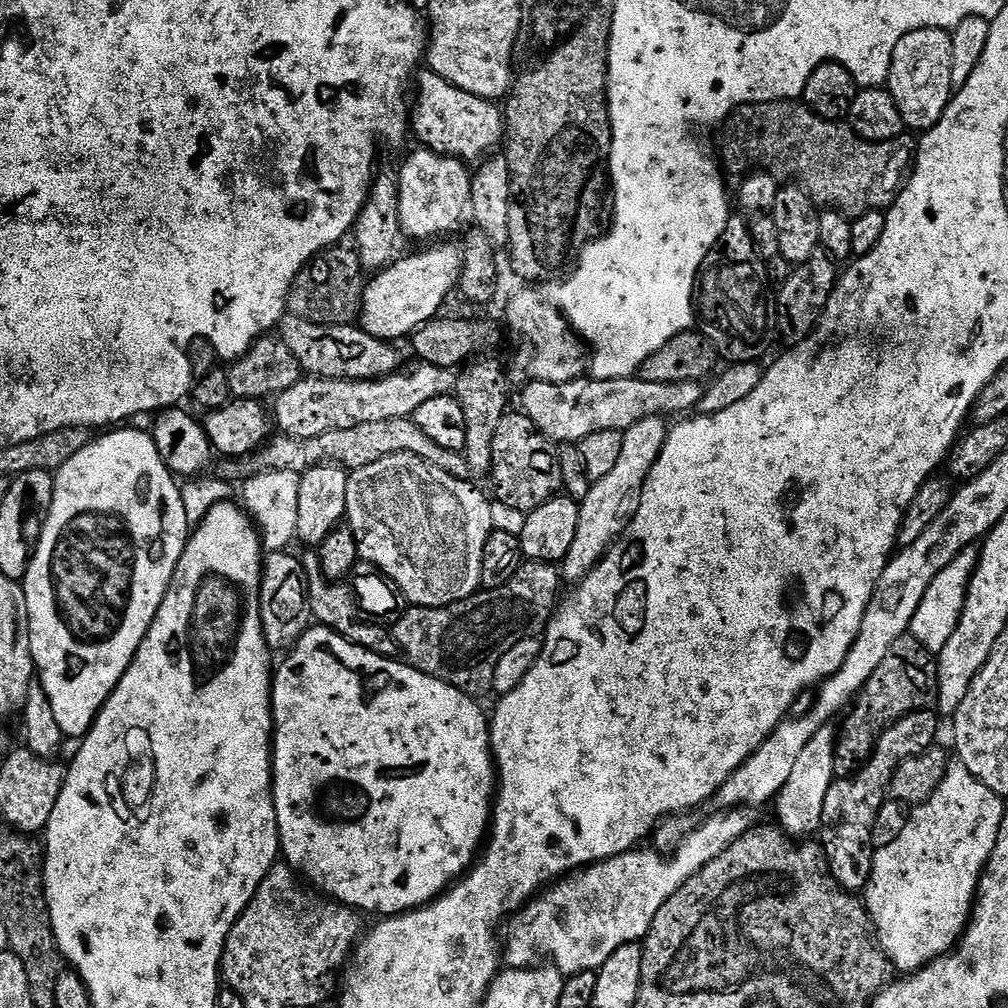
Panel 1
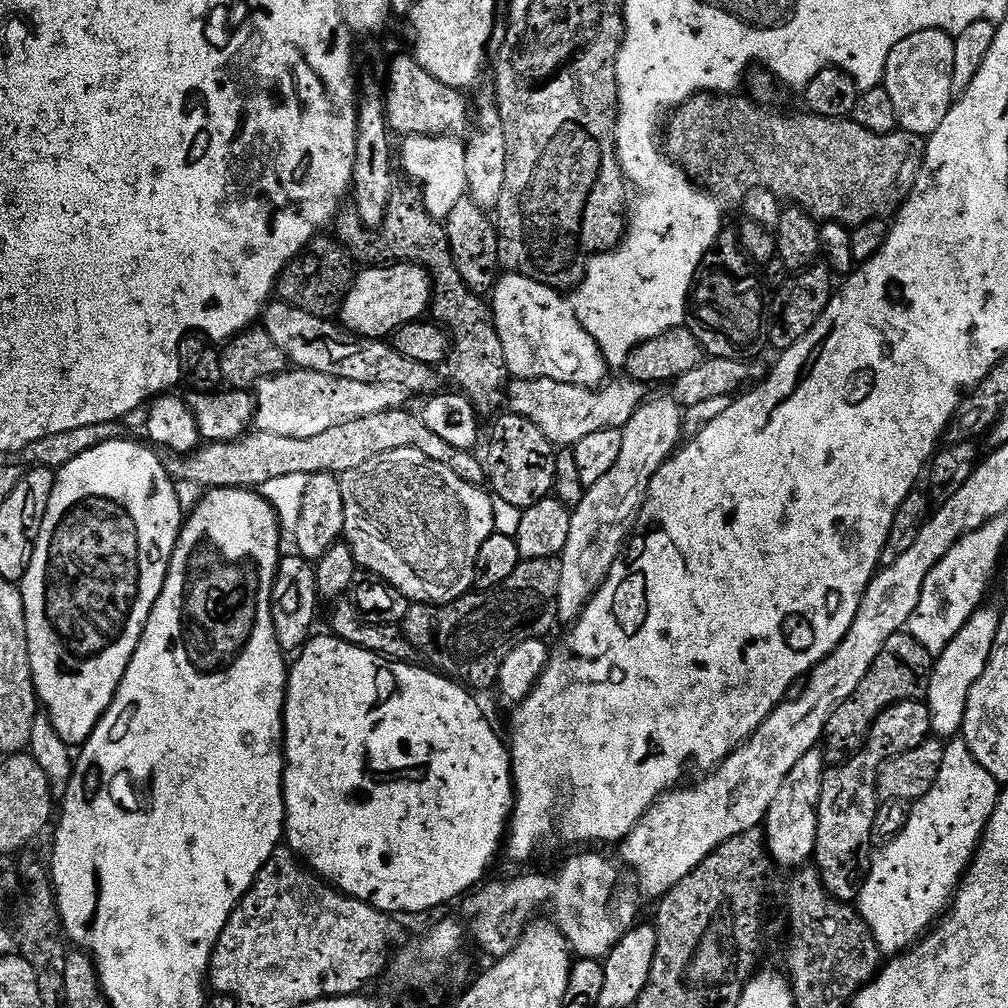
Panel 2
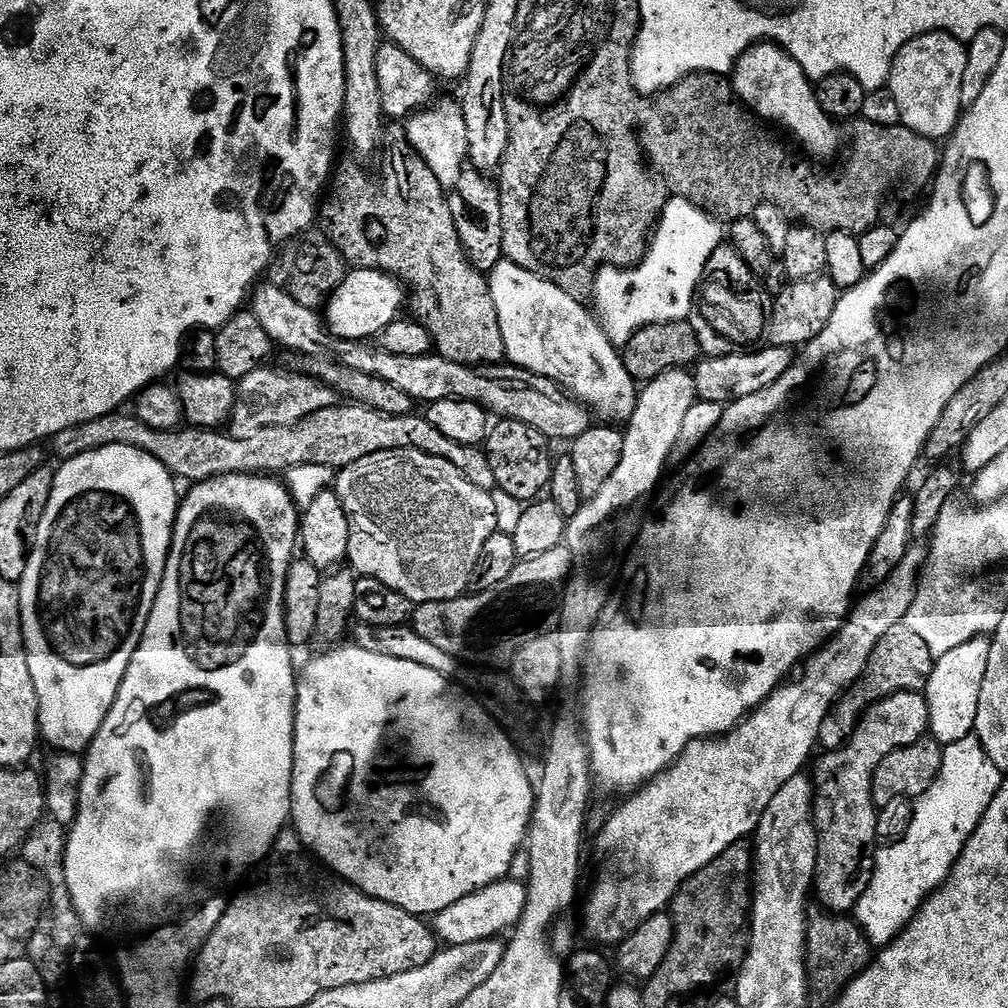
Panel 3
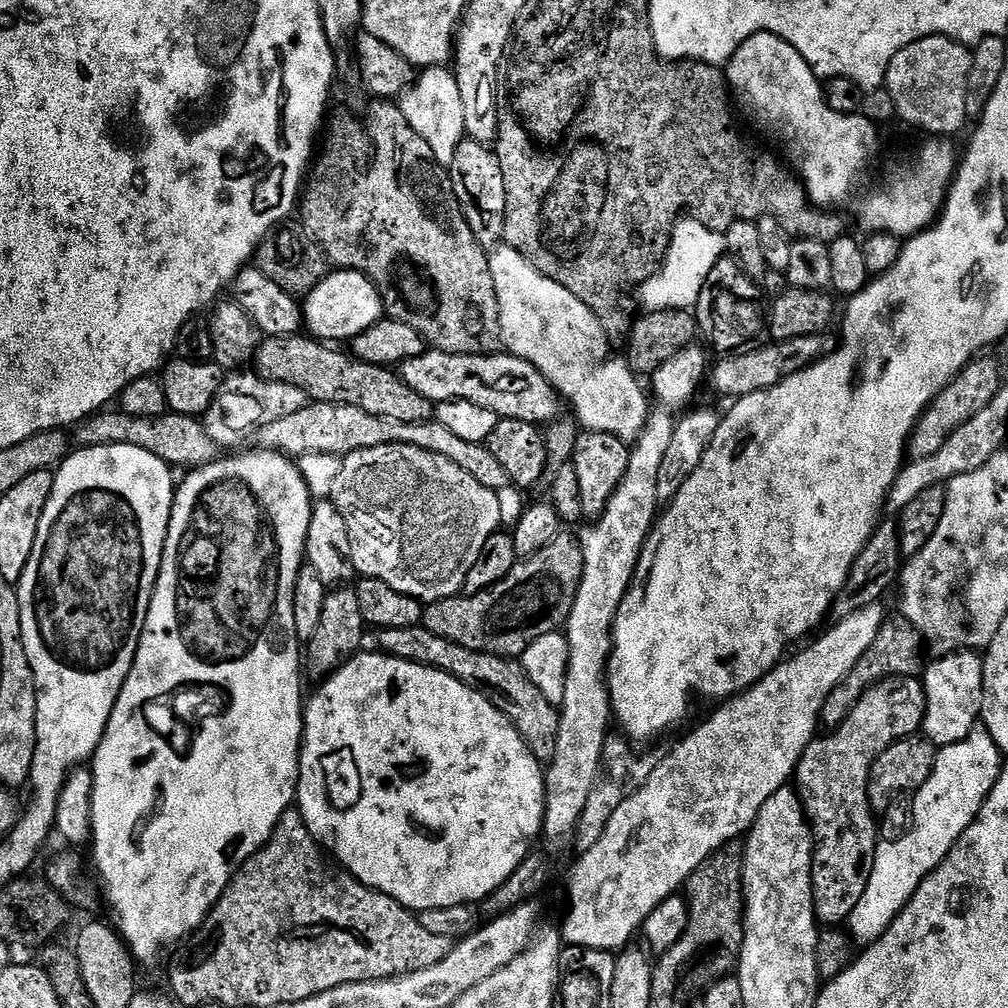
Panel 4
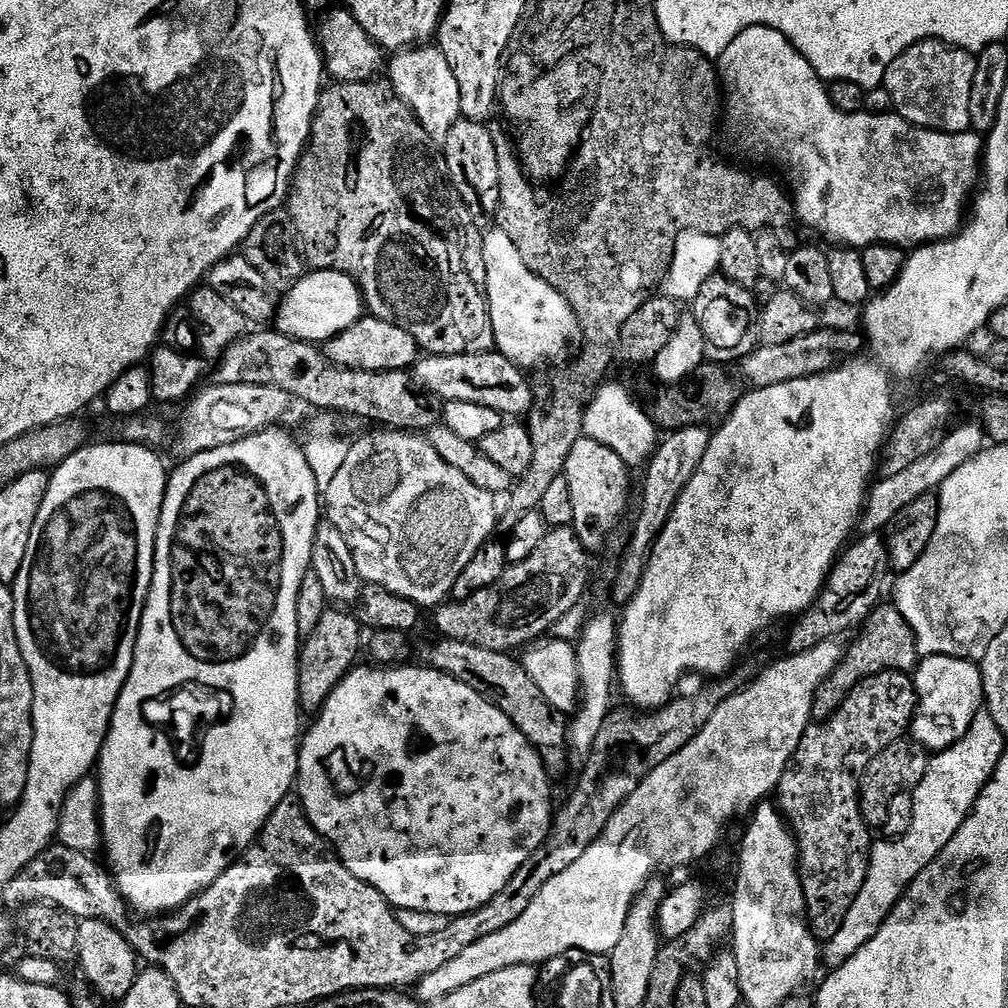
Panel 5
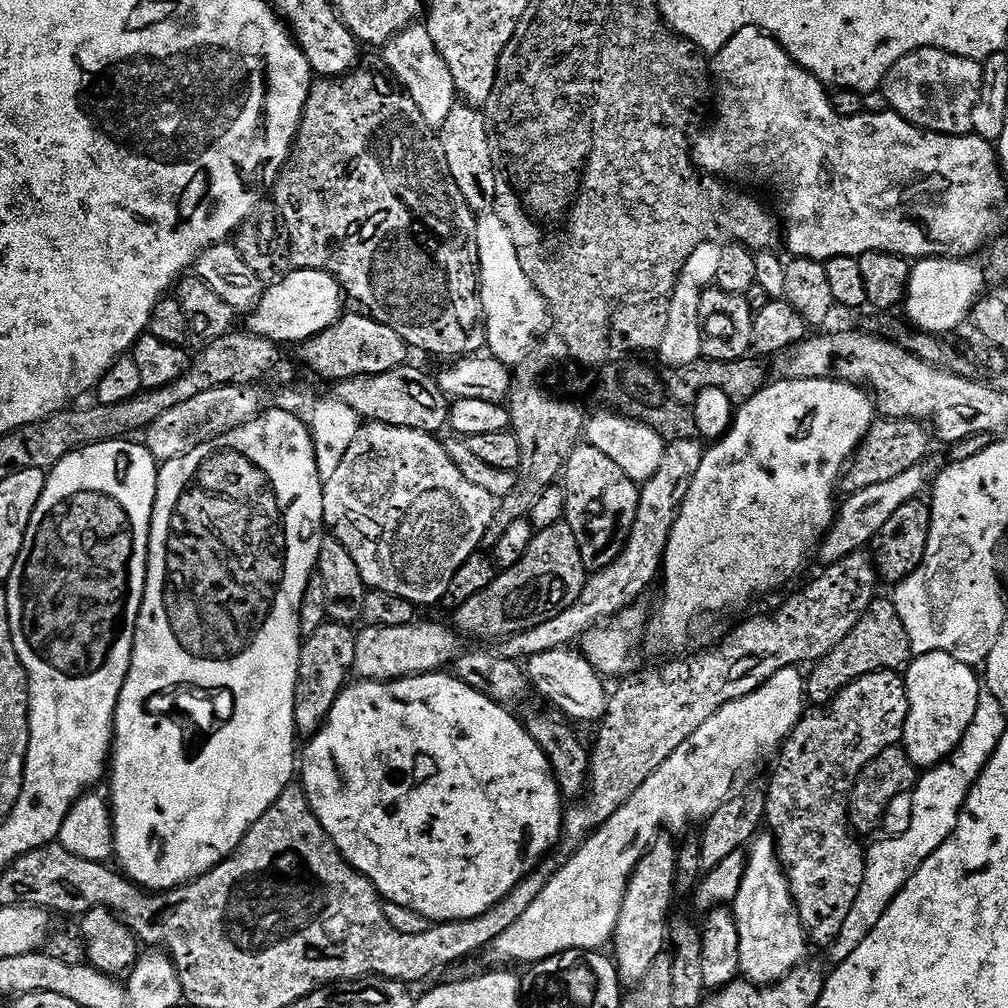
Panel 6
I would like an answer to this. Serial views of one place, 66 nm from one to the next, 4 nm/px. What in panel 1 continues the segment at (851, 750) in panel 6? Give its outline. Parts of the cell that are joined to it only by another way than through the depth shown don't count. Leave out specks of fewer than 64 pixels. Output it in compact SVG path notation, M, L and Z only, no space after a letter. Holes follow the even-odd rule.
M911 712L894 722L881 734L880 741L872 752L872 759L850 778L833 780L826 794L818 840L824 846L834 878L850 893L863 893L872 877L874 818L878 818L878 810L882 810L889 795L895 771L904 760L921 756L937 743L936 735L940 732L941 717L933 712Z

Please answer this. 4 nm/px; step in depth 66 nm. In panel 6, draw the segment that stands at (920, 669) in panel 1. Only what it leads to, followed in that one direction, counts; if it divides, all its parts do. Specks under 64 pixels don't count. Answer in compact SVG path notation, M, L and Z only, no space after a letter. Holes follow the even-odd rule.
M877 598L868 607L858 626L854 626L854 630L850 630L850 634L846 634L846 638L842 638L842 642L838 642L838 646L830 650L830 654L811 665L812 673L809 671L806 676L807 699L816 706L829 704L842 689L853 684L858 678L871 672L907 669L913 659L906 626L898 616L893 601Z

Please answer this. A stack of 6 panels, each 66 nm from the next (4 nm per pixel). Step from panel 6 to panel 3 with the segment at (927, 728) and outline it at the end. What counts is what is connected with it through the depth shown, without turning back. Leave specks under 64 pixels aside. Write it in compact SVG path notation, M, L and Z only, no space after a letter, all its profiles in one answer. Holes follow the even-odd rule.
M975 636L970 642L962 642L962 646L943 654L933 663L926 699L928 730L937 743L953 744L975 733L978 694L982 694L982 678L986 678L986 662L990 662L991 645L992 641L988 636Z

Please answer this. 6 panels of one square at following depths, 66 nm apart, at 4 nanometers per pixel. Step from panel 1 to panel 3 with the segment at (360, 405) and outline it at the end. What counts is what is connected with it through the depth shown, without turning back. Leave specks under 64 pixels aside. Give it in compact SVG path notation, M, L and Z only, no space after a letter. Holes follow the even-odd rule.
M265 366L239 380L236 408L230 417L231 435L246 436L270 426L290 426L310 414L318 414L318 410L337 407L338 394L333 388L303 372L283 371L275 372L272 366Z

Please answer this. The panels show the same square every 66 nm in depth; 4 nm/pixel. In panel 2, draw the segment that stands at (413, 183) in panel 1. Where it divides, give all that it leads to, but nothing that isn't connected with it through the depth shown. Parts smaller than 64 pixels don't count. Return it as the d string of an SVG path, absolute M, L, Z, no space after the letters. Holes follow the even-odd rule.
M405 136L404 153L399 153L398 160L404 163L404 170L409 178L417 184L424 208L435 220L447 221L452 209L462 201L468 193L466 176L466 144L465 141L451 136Z

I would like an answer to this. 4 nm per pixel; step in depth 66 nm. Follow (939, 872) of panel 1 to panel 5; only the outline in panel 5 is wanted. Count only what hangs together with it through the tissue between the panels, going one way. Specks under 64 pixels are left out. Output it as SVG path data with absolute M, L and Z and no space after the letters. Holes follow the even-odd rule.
M982 710L958 743L929 759L925 777L911 791L914 818L910 822L910 830L897 840L884 838L881 844L880 841L873 843L866 882L862 882L862 890L858 890L858 898L854 898L854 906L850 906L846 922L842 922L838 934L823 945L822 964L825 969L842 966L854 958L854 954L858 954L858 950L874 938L874 934L878 934L882 922L886 922L893 906L903 898L914 878L918 878L918 874L922 874L922 870L926 870L926 866L942 854L950 838L958 834L962 822L966 822L982 790L996 773L998 762L1006 750L1004 740L1006 733L998 730L998 722Z

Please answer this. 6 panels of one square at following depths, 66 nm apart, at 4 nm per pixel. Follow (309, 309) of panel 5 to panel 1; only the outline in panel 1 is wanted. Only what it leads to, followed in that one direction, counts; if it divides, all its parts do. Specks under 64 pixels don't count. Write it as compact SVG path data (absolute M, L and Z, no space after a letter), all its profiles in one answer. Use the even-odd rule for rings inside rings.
M448 242L425 247L428 249L421 256L401 255L387 268L375 273L364 286L359 327L379 340L400 342L403 336L404 339L411 337L427 320L437 319L441 315L440 307L460 282L461 249L456 244L444 243Z

